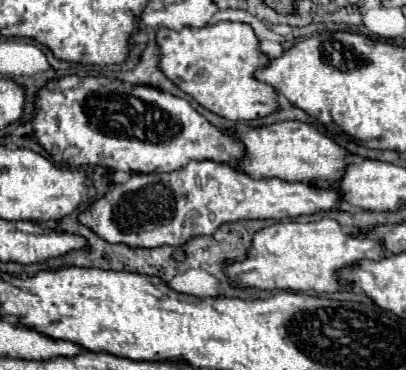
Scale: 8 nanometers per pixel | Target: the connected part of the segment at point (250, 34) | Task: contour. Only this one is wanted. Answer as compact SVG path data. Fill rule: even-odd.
M218 22L212 26L204 26L204 28L182 28L180 32L162 28L158 32L156 40L158 40L160 52L162 52L162 60L160 60L162 72L180 90L190 94L206 110L210 110L222 118L228 118L228 120L244 120L244 122L264 118L264 116L278 112L278 92L272 86L258 82L254 78L254 72L260 68L266 68L270 64L270 58L258 50L260 40L256 38L254 30L248 24Z

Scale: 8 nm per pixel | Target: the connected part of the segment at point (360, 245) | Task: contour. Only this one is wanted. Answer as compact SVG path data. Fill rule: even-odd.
M322 218L308 224L278 222L254 234L250 258L242 264L228 266L228 278L236 286L252 286L260 290L292 290L292 292L342 292L346 286L338 280L338 270L360 260L382 260L384 246L372 238L346 234L336 220Z

